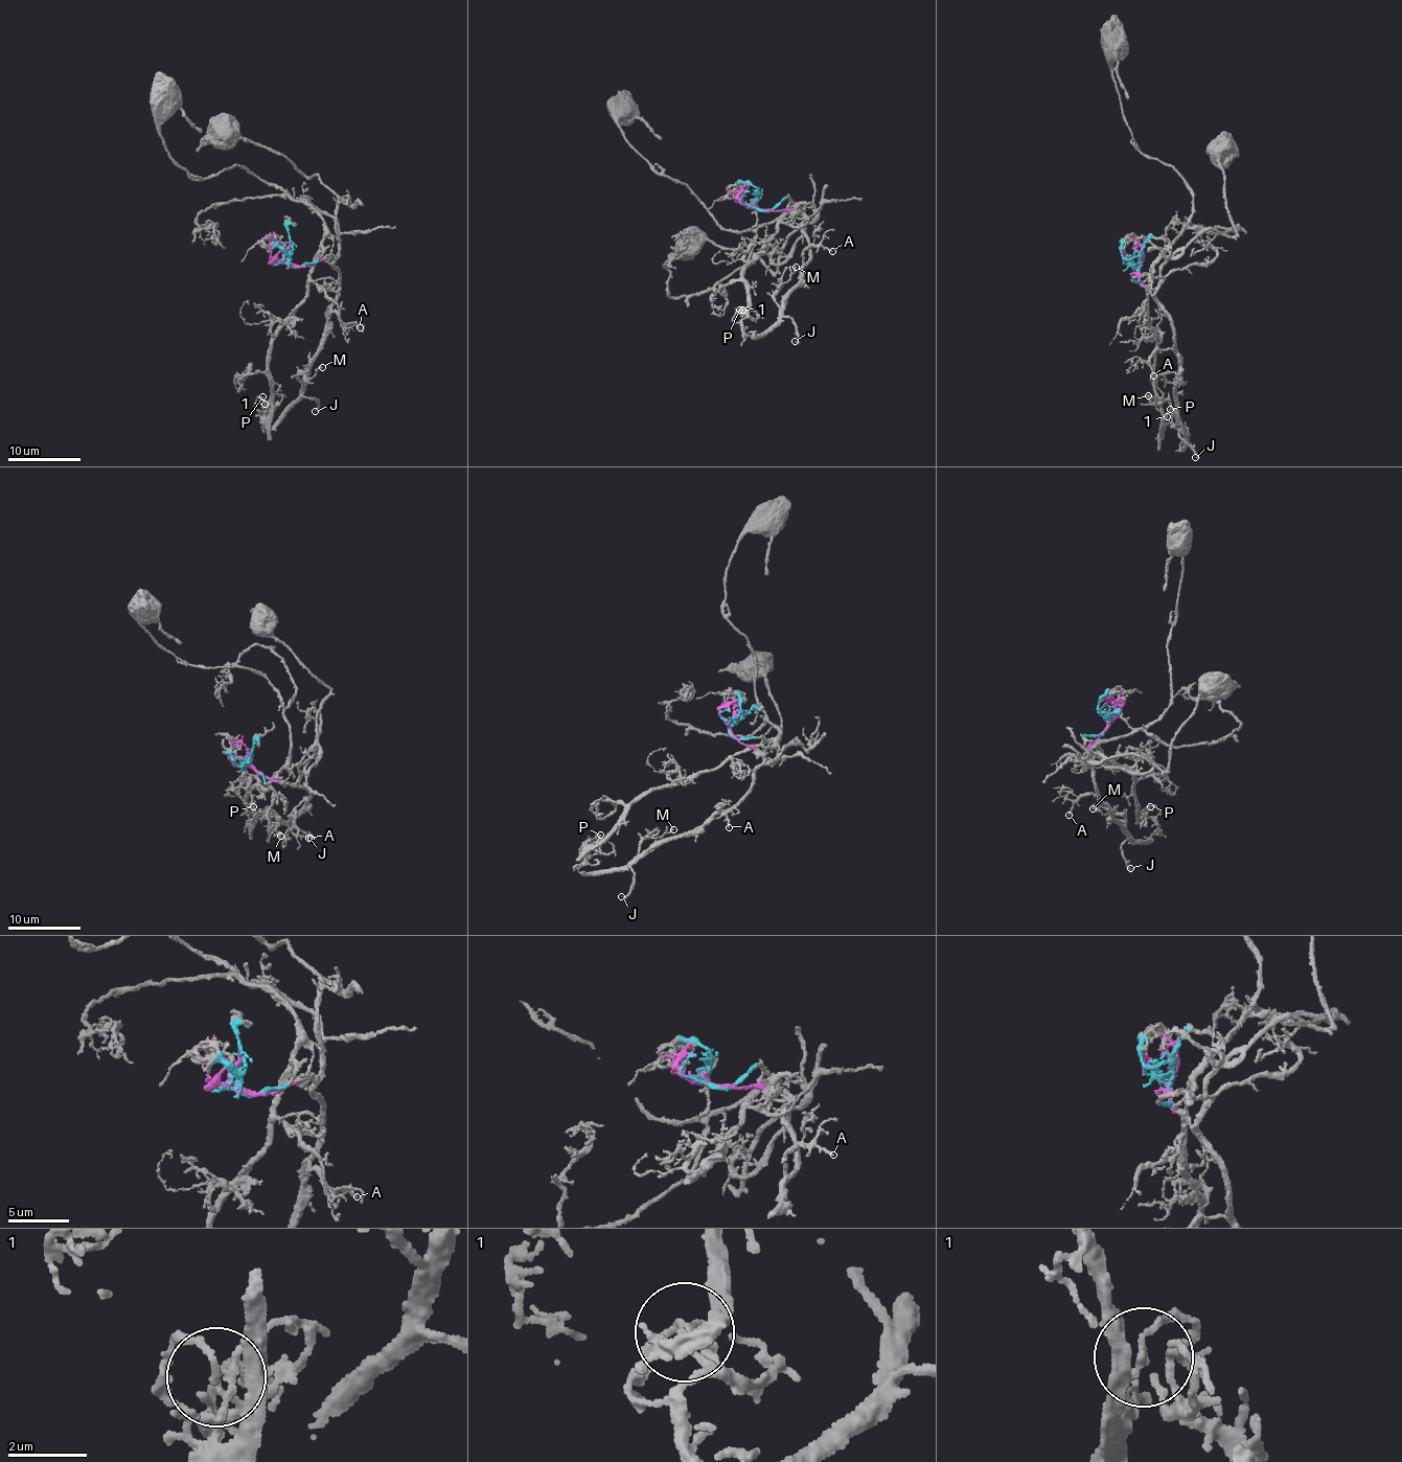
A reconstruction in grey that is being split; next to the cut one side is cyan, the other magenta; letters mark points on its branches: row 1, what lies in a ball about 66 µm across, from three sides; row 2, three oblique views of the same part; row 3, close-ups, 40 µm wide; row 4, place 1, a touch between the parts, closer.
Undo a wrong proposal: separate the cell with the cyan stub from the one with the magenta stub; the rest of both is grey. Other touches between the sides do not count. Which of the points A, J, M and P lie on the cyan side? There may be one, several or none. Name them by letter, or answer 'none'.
none

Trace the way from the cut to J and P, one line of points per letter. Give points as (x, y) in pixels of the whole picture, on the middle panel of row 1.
J: (754, 207), (799, 213), (808, 241), (809, 263), (782, 317), (796, 327), (795, 341)
P: (754, 207), (803, 219), (809, 263), (781, 322), (744, 336), (740, 310)

